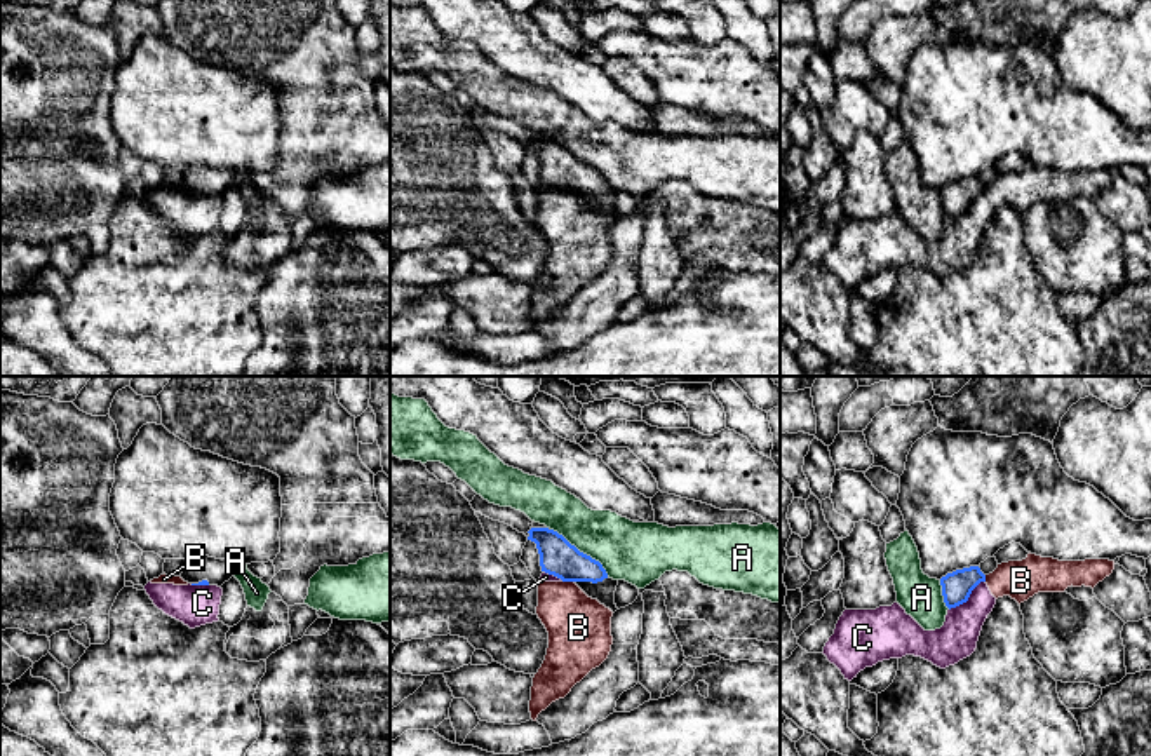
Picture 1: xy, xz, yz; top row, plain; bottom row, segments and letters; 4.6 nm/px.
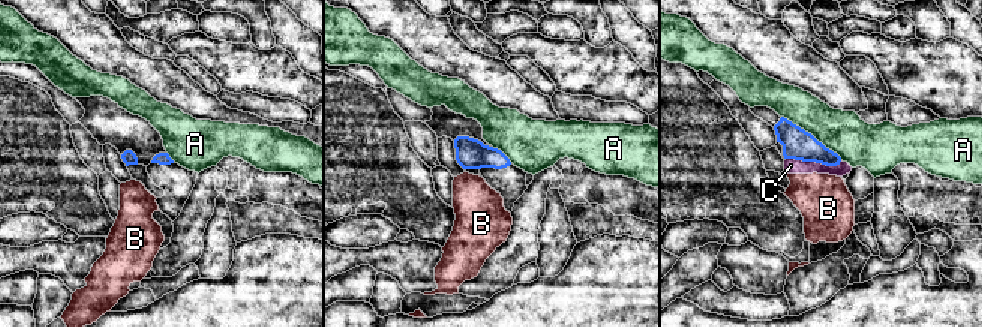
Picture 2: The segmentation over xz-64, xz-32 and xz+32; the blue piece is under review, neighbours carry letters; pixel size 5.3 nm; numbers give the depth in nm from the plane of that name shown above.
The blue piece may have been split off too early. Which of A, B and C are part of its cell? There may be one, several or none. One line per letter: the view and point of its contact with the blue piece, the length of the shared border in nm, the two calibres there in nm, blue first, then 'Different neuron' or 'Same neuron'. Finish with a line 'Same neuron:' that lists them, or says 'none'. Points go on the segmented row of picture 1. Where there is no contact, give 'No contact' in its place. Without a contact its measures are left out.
A: Touches blue at xz (582, 553). Shared border 340 nm. Thickness 170 nm (blue) against 280 nm. Different neuron
B: Touches blue at xz (568, 580). Shared border 60 nm. Thickness 170 nm (blue) against 300 nm. Different neuron
C: Touches blue at yz (969, 596). Shared border 220 nm. Thickness 140 nm (blue) against 190 nm. Different neuron
Same neuron: none

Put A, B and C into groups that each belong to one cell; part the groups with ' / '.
A / B C

